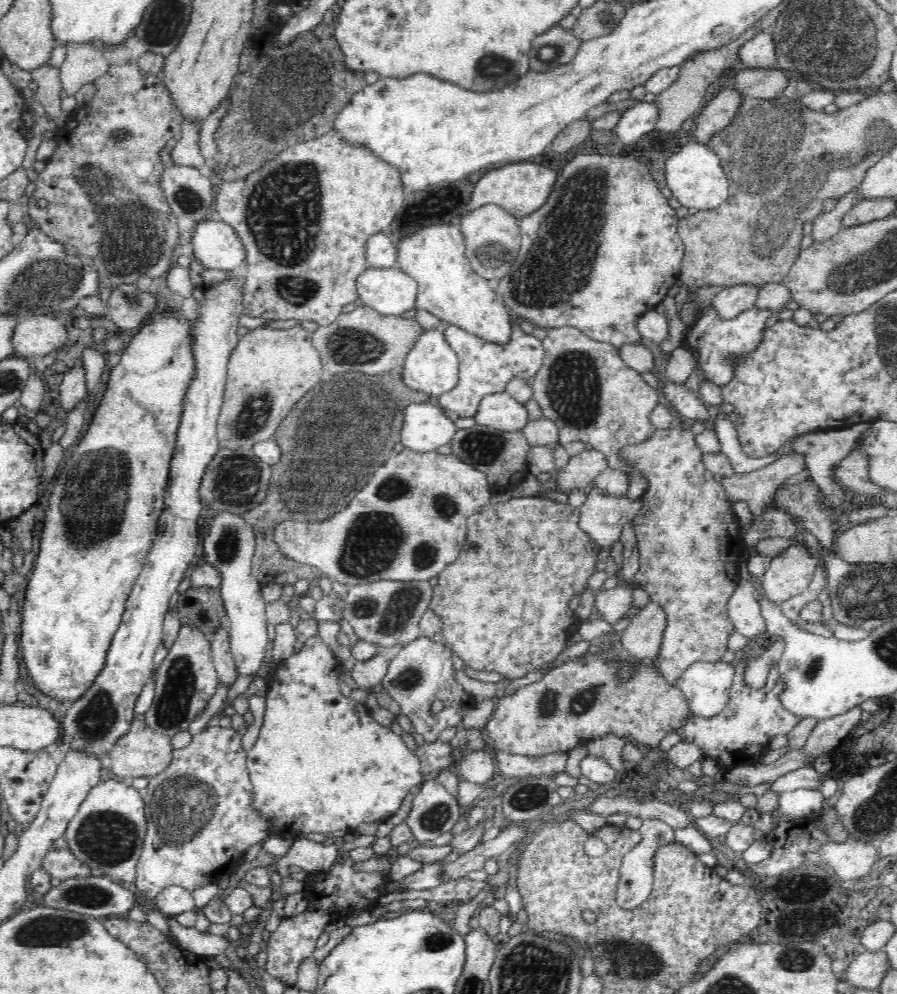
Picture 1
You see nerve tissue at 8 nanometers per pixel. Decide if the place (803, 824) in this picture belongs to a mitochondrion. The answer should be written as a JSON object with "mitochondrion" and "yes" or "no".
{"mitochondrion":"no"}

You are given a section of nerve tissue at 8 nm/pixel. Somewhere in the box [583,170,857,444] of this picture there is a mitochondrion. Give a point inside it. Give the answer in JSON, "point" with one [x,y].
{"point":[772,235]}

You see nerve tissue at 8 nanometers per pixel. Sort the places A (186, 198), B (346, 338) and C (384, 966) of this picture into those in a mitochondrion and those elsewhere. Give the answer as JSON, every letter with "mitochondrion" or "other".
{"A":"mitochondrion","B":"mitochondrion","C":"other"}

